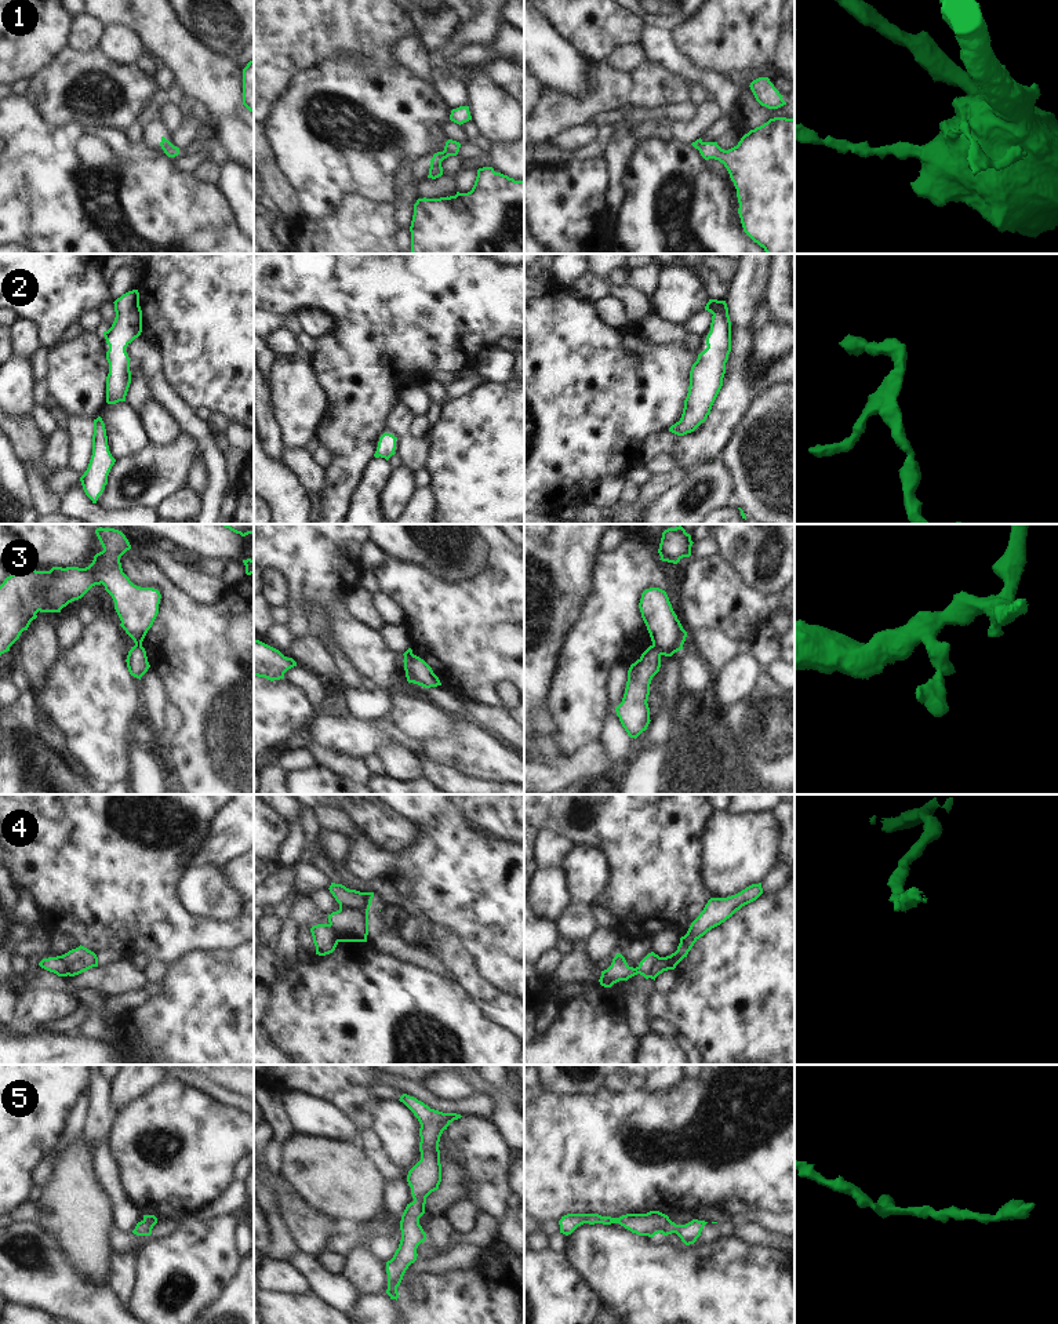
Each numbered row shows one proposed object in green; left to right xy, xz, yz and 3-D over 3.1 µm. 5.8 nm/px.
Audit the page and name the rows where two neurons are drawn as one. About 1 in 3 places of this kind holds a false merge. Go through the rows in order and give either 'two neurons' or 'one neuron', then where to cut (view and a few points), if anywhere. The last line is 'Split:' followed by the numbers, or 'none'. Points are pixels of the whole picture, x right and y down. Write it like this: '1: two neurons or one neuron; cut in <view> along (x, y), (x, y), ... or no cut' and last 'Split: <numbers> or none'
1: two neurons; cut in xz along (431, 160), (440, 163)
2: one neuron; no cut
3: two neurons; cut in yz along (653, 644), (661, 654)
4: two neurons; cut in yz along (660, 957), (649, 977)
5: one neuron; no cut
Split: 1, 3, 4

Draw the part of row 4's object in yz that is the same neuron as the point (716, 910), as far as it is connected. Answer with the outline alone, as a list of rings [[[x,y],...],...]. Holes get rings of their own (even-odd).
[[[759,883],[727,898],[710,898],[699,916],[691,923],[687,934],[680,938],[677,950],[670,956],[659,957],[655,961],[650,978],[655,981],[663,971],[675,970],[676,965],[687,957],[688,952],[701,936],[724,923],[742,906],[756,901],[761,894],[763,888],[761,883]]]

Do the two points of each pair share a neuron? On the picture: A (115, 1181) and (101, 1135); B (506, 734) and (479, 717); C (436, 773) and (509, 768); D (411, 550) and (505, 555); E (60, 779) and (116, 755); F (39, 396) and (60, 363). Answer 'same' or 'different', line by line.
A: same
B: same
C: different
D: different
E: different
F: different

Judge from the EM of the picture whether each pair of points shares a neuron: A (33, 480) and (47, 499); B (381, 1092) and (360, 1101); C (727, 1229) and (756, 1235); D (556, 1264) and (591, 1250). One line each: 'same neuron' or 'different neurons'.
A: same neuron
B: different neurons
C: same neuron
D: different neurons

